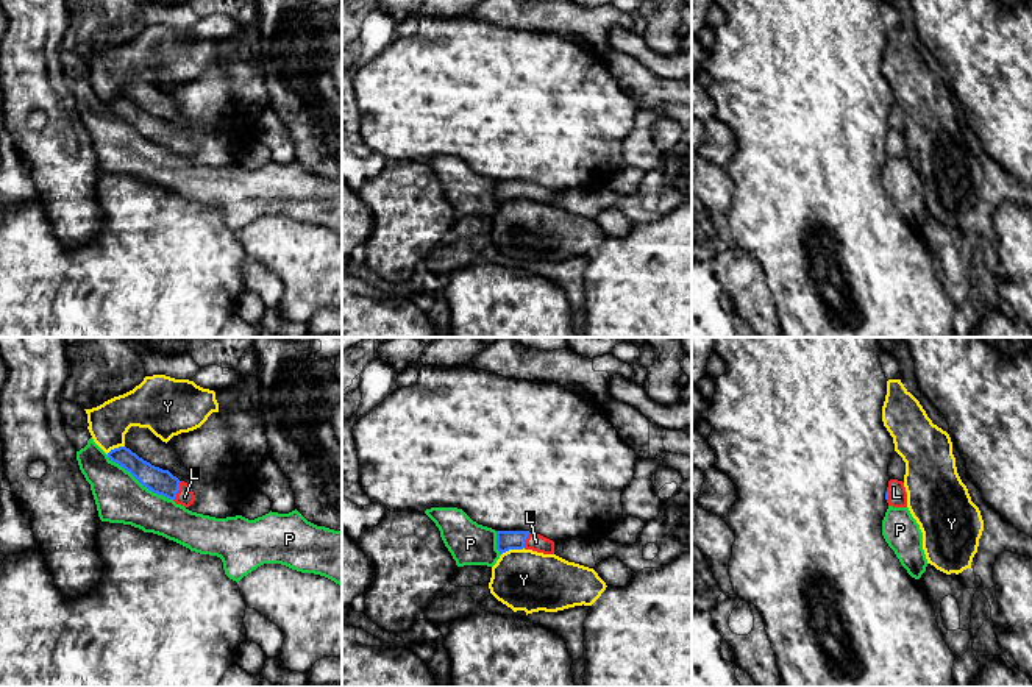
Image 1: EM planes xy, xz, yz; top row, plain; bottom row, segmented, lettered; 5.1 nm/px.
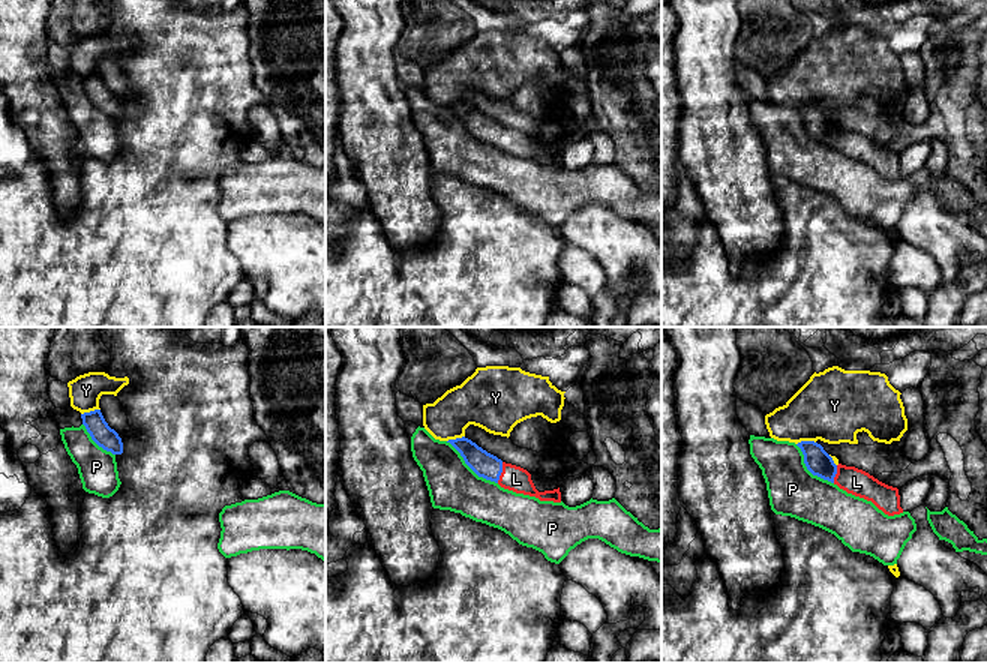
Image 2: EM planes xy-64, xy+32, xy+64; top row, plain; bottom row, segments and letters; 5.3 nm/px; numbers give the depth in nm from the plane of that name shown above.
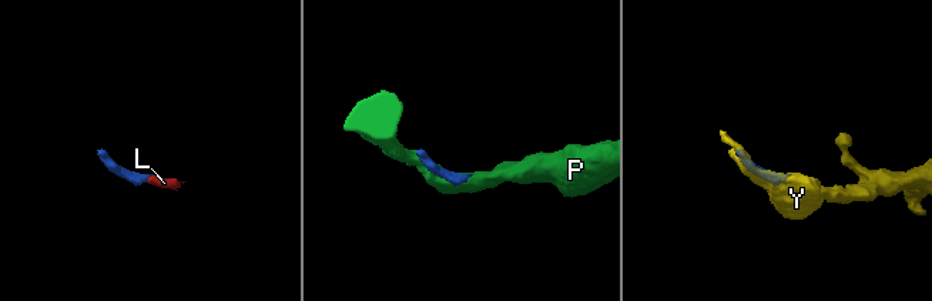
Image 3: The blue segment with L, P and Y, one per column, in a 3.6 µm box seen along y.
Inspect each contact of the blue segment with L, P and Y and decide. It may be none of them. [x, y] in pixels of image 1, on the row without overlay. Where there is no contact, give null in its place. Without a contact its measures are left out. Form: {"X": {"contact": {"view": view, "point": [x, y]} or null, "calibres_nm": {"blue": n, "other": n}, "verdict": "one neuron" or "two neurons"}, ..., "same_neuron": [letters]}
{"L": {"contact": {"view": "xy", "point": [177, 141]}, "calibres_nm": {"blue": 130, "other": 90}, "verdict": "one neuron"}, "P": {"contact": {"view": "xy", "point": [139, 131]}, "calibres_nm": {"blue": 130, "other": 260}, "verdict": "two neurons"}, "Y": {"contact": {"view": "xz", "point": [512, 199]}, "calibres_nm": {"blue": 100, "other": 320}, "verdict": "two neurons"}, "same_neuron": ["L"]}

